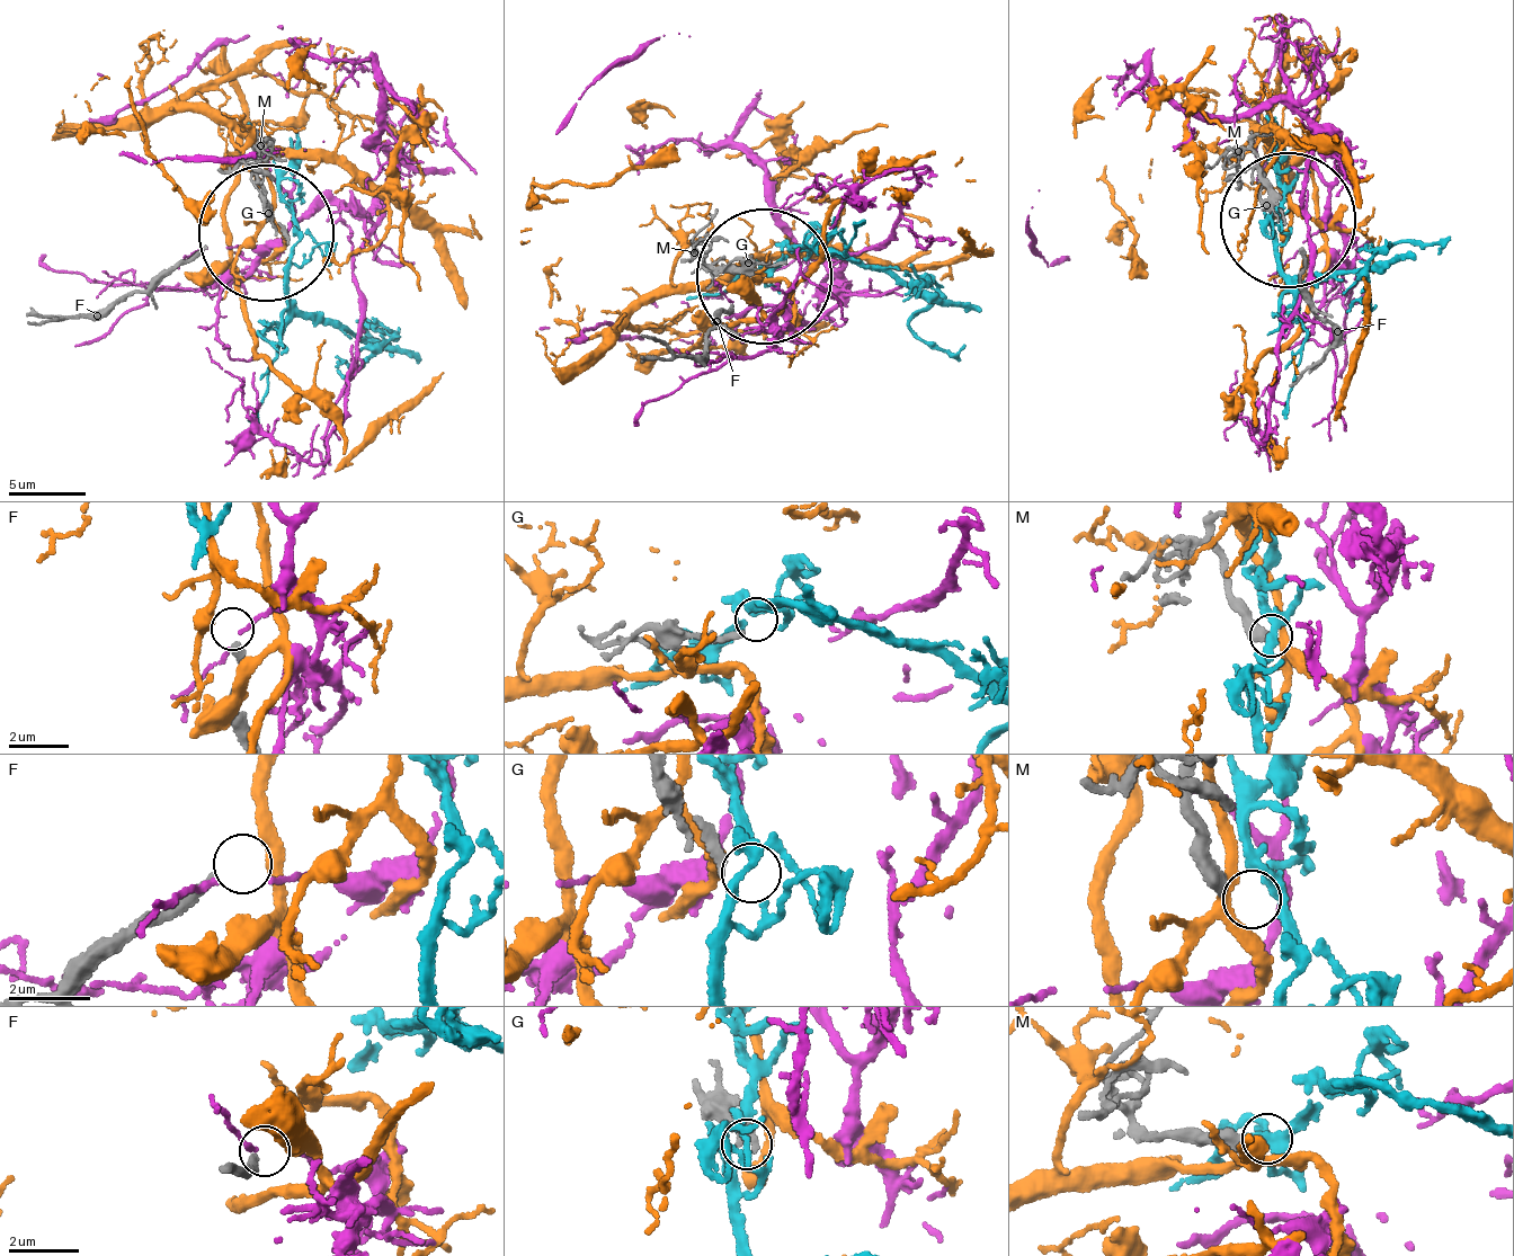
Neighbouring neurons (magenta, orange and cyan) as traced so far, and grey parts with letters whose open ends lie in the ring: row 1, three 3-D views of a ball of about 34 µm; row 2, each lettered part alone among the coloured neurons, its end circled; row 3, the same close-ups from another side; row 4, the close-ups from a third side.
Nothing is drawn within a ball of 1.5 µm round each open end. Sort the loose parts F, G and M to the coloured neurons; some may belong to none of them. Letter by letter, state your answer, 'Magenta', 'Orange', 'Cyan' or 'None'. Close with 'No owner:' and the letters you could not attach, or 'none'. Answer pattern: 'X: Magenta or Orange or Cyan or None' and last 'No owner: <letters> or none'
F: None
G: None
M: Cyan
No owner: F, G

